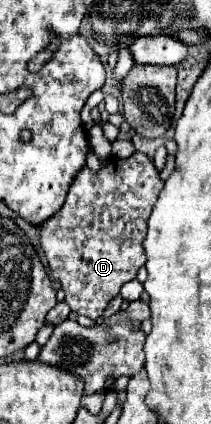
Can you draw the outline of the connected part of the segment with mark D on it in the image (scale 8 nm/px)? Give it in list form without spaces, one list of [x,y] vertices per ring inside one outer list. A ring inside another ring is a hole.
[[[134,152],[126,160],[112,158],[106,166],[100,168],[100,172],[90,172],[88,168],[82,168],[78,172],[70,186],[64,206],[42,224],[40,234],[40,244],[48,258],[52,276],[64,288],[66,304],[72,308],[72,312],[84,314],[92,320],[100,318],[108,302],[120,294],[122,284],[136,278],[140,266],[144,266],[146,262],[142,248],[146,220],[150,216],[152,206],[156,204],[156,196],[162,186],[164,182],[160,180],[154,162],[142,152]]]

